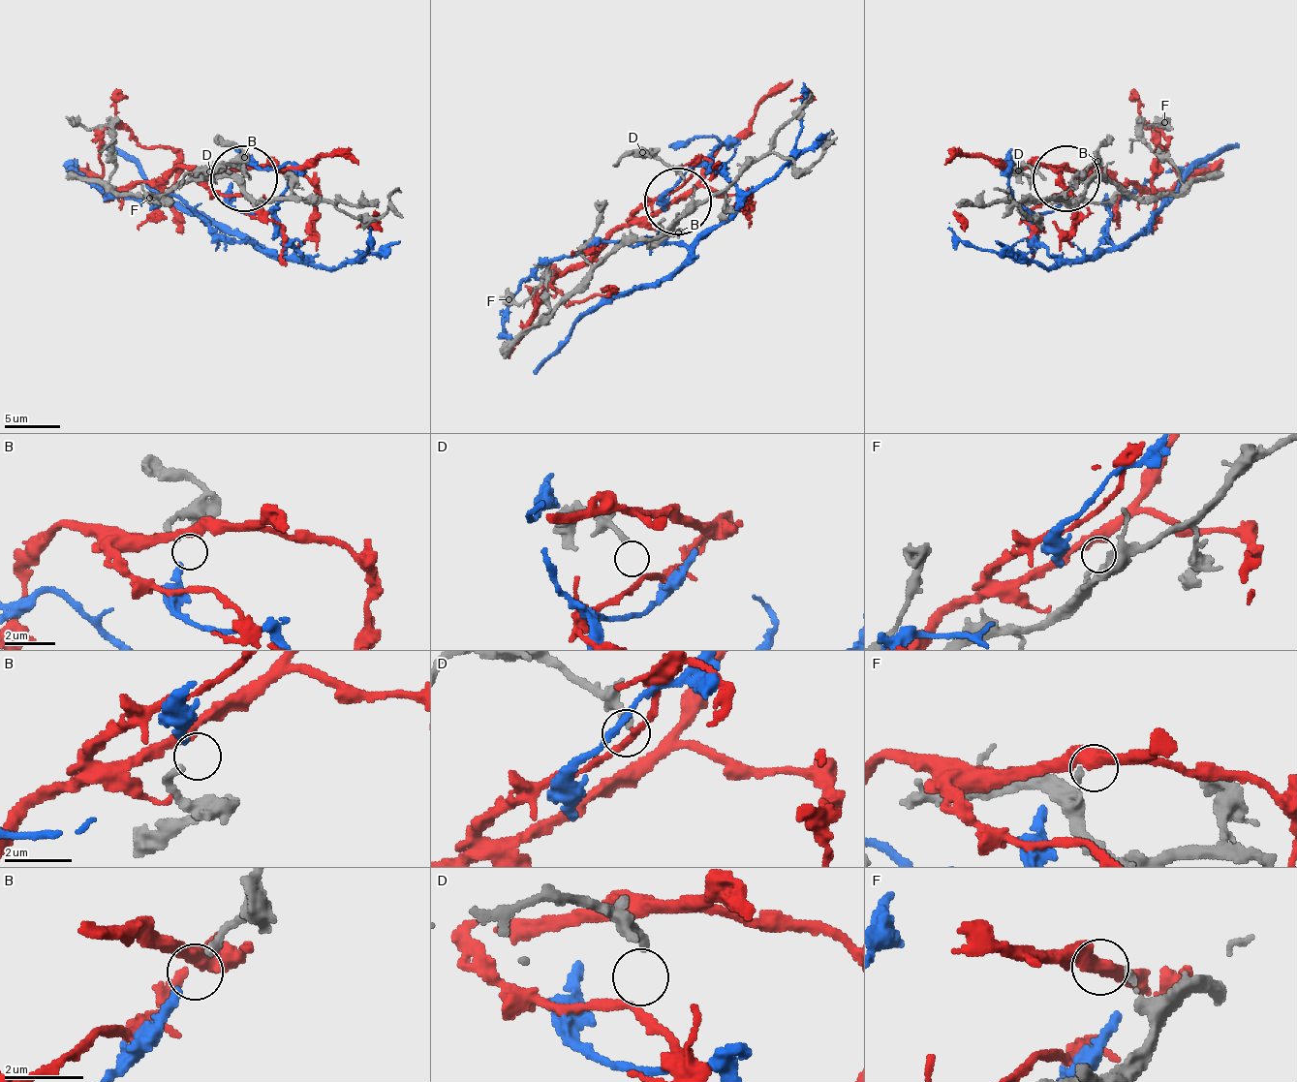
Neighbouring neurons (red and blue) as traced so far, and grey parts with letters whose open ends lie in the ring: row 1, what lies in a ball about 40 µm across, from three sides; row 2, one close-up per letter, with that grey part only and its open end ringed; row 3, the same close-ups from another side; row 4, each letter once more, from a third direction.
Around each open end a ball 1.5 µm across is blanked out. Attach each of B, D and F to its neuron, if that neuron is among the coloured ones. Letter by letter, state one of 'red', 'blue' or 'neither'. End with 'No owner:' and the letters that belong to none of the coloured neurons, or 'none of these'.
B: blue
D: neither
F: neither
No owner: D, F

